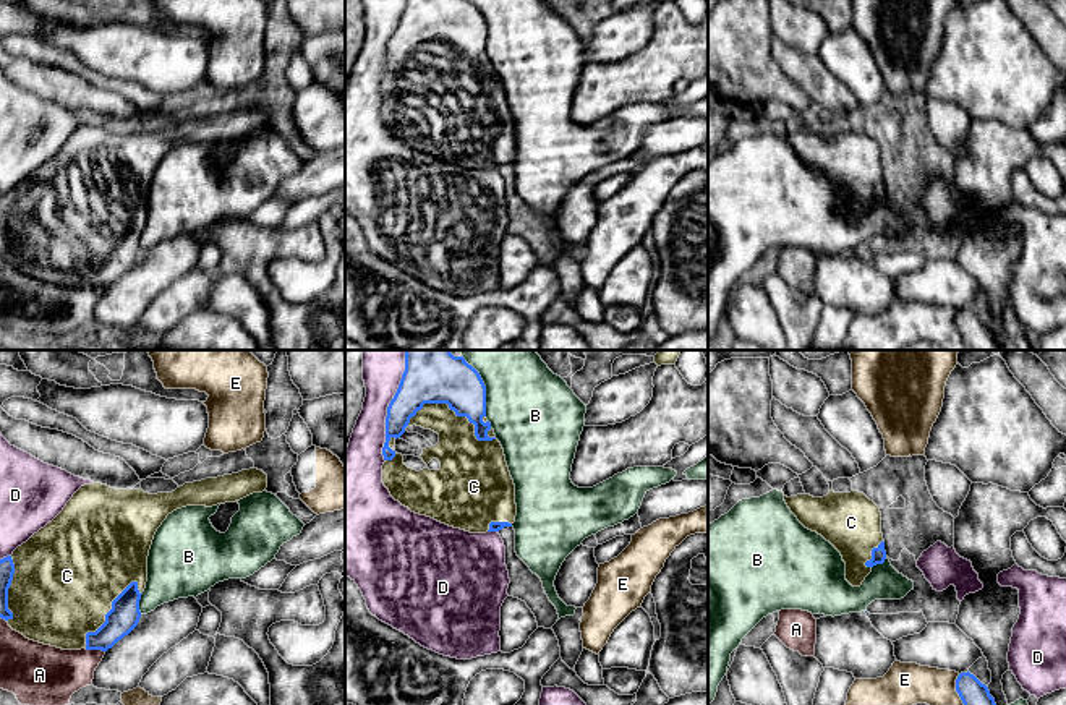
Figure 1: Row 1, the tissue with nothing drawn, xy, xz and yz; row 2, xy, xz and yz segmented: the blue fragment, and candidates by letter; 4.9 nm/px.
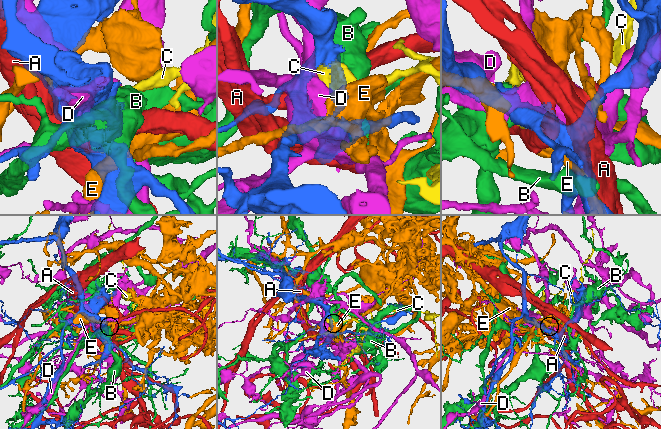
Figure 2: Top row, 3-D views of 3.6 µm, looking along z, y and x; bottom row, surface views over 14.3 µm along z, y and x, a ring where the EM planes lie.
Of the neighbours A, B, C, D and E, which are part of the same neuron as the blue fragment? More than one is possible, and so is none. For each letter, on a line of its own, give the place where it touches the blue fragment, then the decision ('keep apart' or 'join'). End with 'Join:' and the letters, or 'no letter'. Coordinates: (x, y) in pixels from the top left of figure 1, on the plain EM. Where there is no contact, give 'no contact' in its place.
A: contact xy (94, 286); keep apart
B: contact xz (485, 26); keep apart
C: contact xz (452, 46); join
D: contact xz (388, 49); keep apart
E: contact yz (958, 329); keep apart
Join: C

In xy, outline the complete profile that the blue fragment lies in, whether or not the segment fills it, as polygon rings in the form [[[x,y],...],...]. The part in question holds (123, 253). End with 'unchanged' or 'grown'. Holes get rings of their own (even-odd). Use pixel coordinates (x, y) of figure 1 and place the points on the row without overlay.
[[[254,104],[157,131],[84,122],[52,159],[0,196],[0,254],[13,267],[44,282],[107,288],[139,259],[149,186],[167,152],[186,143],[235,139],[266,125],[267,112]]]; grown

